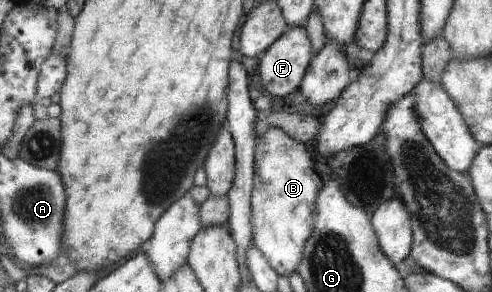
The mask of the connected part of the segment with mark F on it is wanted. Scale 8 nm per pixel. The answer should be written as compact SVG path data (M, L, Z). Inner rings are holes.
M289 27L268 51L259 55L260 77L264 89L274 97L286 97L289 93L300 89L301 81L313 58L313 47L304 27Z

